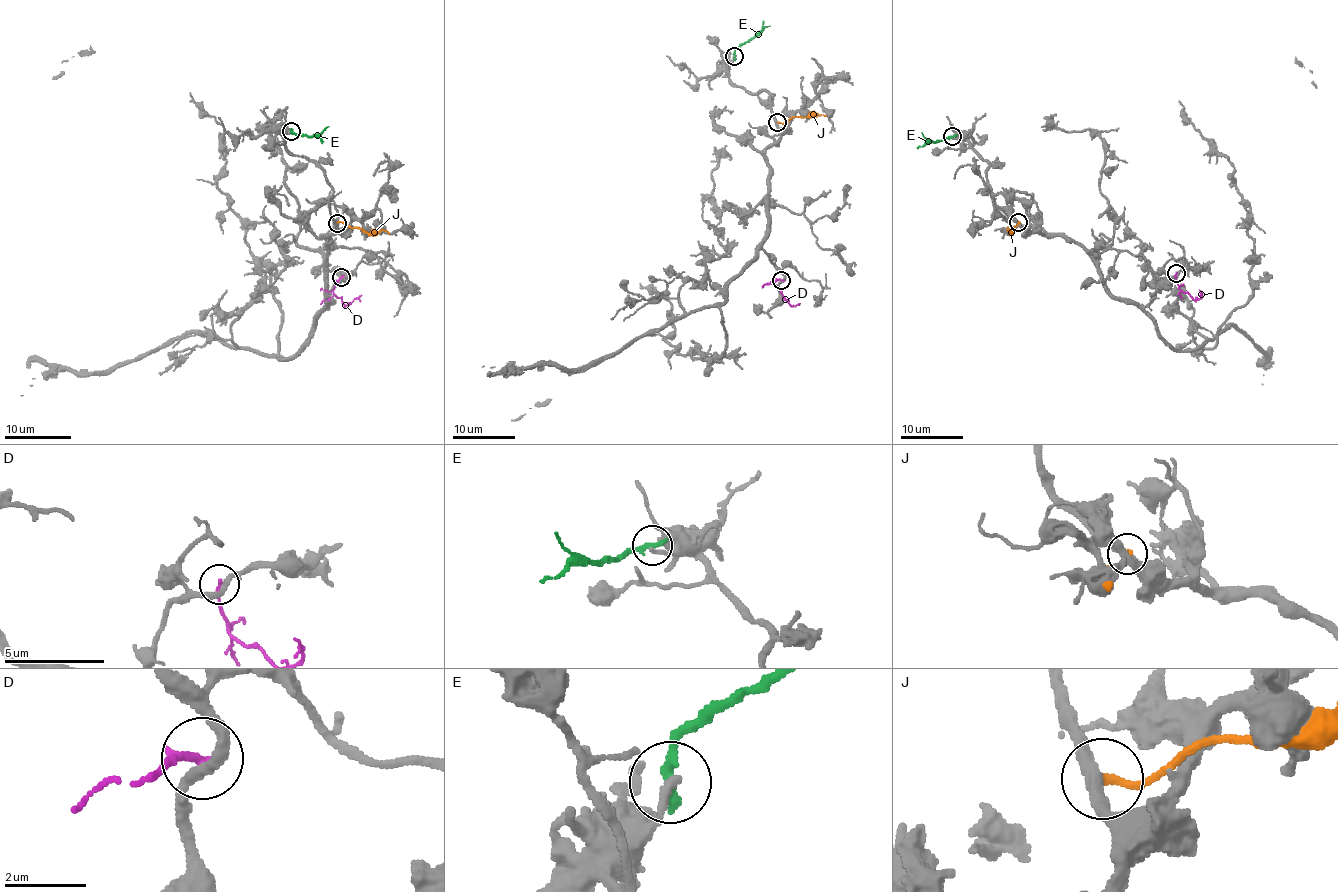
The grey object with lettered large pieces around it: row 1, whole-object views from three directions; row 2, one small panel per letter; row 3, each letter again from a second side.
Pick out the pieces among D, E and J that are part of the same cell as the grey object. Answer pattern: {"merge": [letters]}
{"merge": []}

